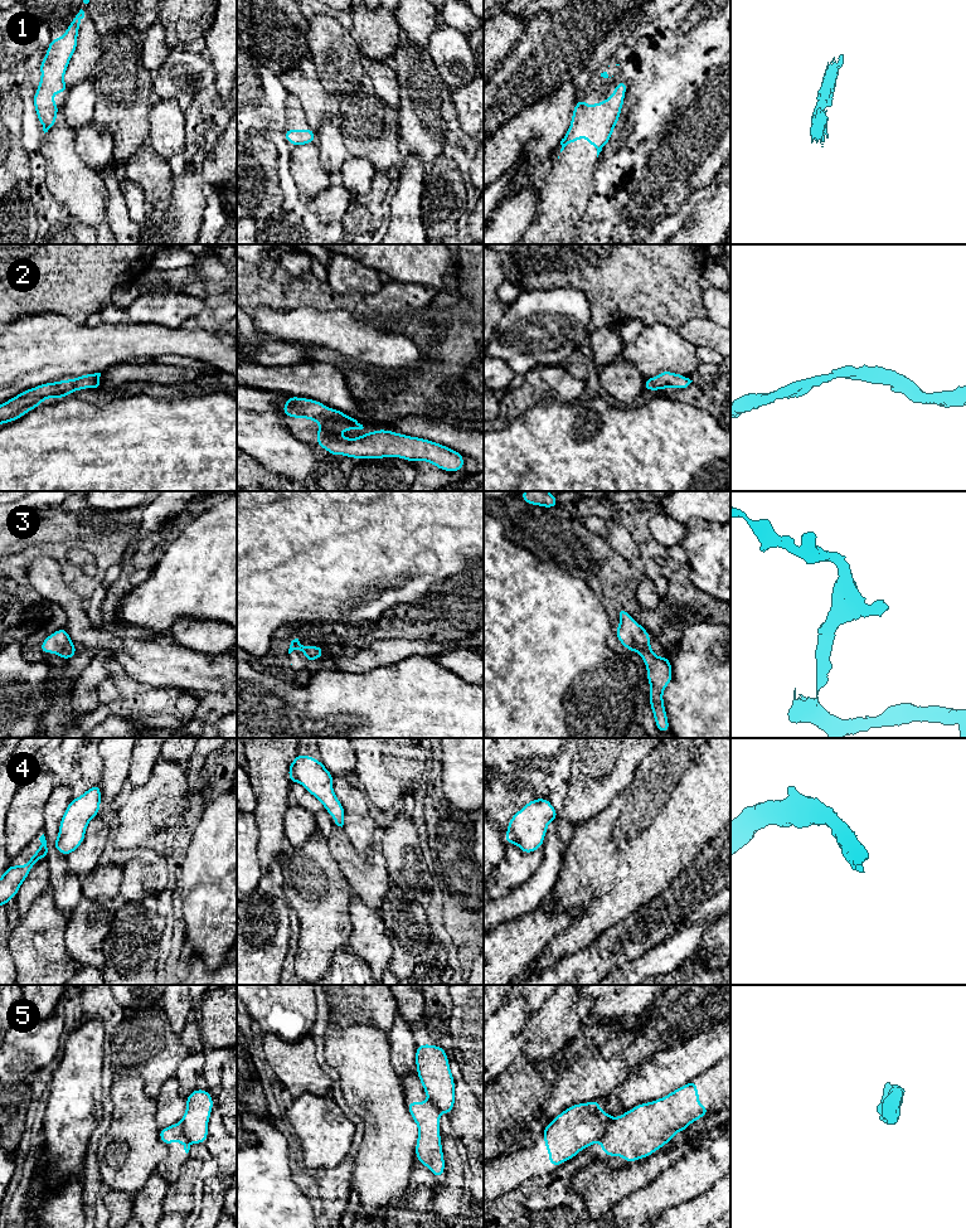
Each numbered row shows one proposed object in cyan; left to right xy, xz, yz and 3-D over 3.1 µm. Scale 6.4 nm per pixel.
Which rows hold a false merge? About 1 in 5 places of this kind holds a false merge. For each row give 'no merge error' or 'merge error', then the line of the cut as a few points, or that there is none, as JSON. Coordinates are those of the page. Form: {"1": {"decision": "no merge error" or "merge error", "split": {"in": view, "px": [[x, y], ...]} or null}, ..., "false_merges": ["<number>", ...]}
{"1": {"decision": "no merge error", "split": null}, "2": {"decision": "no merge error", "split": null}, "3": {"decision": "no merge error", "split": null}, "4": {"decision": "no merge error", "split": null}, "5": {"decision": "merge error", "split": {"in": "yz", "px": [[612, 1120], [598, 1140]]}}, "false_merges": ["5"]}

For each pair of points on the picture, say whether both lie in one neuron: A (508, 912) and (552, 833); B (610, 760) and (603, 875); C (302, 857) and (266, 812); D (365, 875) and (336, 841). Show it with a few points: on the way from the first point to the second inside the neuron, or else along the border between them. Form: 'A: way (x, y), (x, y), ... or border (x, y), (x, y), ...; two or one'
A: way (528, 892), (548, 872), (552, 853); one
B: border (629, 784), (602, 810), (585, 823); two
C: border (286, 844), (281, 859); two
D: way (357, 867), (343, 850); one

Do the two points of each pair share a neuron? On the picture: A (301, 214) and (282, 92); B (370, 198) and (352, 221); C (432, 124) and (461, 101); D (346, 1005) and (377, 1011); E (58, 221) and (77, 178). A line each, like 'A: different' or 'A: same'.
A: different
B: same
C: different
D: same
E: different

